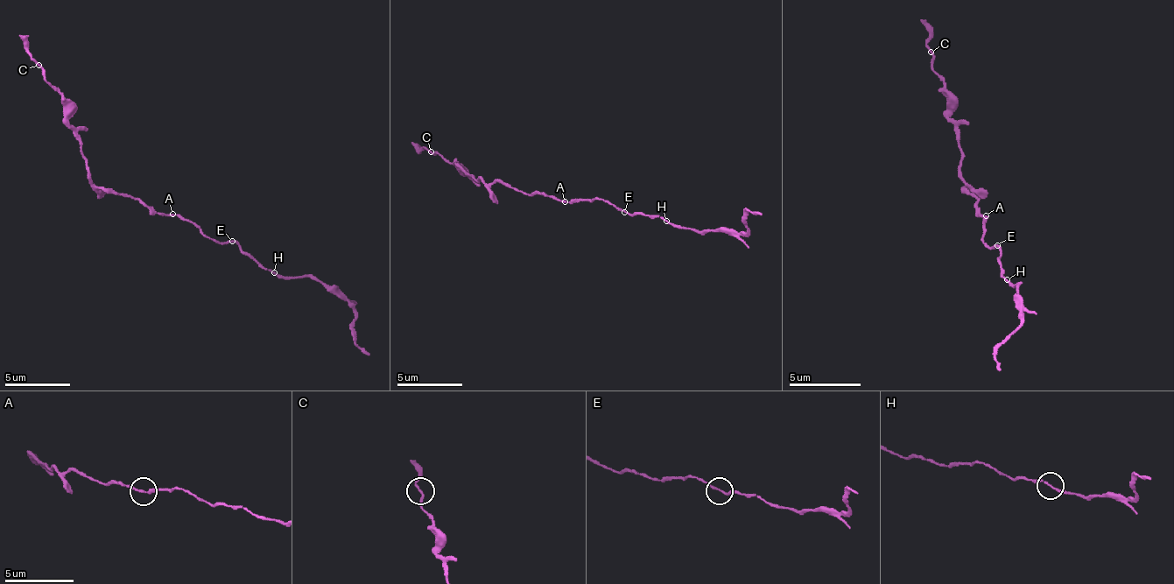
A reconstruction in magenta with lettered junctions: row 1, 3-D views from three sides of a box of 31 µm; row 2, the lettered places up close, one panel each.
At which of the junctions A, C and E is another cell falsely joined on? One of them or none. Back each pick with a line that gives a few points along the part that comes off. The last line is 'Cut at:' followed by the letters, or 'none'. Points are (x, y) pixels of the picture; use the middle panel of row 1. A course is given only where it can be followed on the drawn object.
Cut at: none

